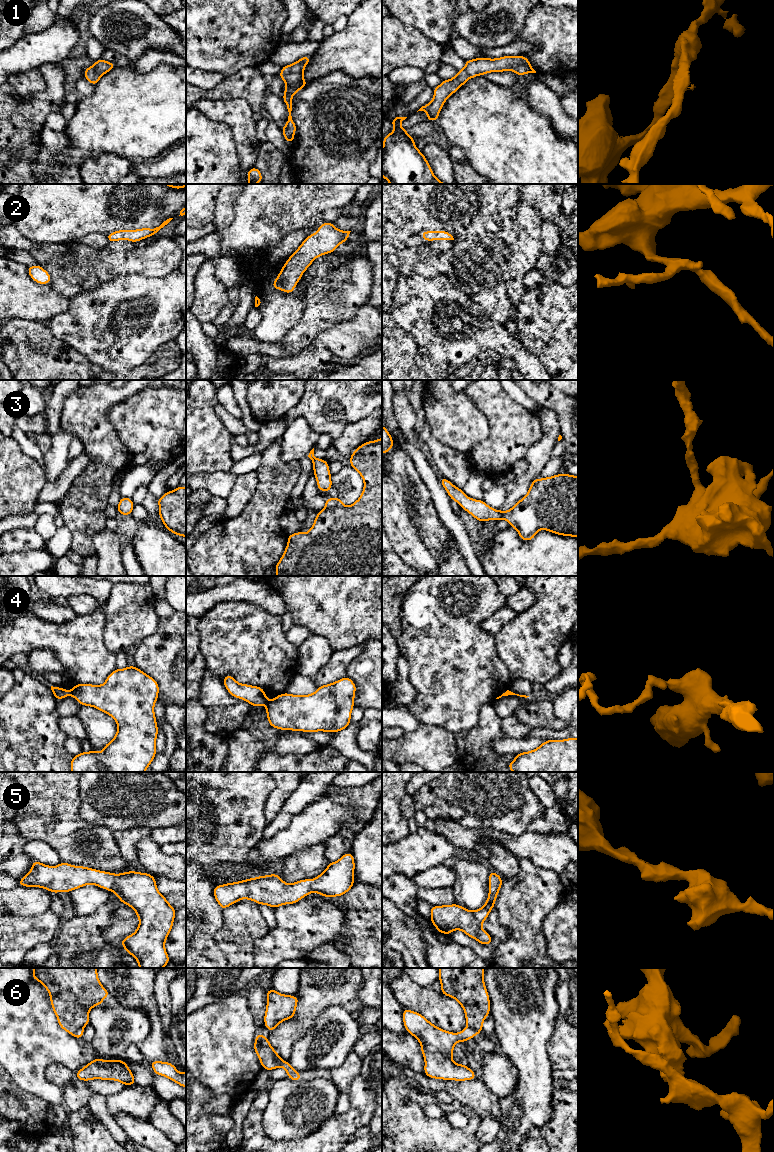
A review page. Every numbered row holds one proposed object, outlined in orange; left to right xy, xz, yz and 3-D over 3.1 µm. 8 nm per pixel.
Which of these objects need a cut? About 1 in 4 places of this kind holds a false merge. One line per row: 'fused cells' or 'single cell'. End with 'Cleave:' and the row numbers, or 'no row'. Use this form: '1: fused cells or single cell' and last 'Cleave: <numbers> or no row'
1: single cell
2: single cell
3: single cell
4: fused cells
5: single cell
6: fused cells
Cleave: 4, 6

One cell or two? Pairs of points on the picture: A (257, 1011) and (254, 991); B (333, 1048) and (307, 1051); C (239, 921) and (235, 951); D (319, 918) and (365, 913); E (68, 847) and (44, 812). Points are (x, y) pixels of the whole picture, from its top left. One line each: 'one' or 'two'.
A: one
B: one
C: one
D: two
E: one

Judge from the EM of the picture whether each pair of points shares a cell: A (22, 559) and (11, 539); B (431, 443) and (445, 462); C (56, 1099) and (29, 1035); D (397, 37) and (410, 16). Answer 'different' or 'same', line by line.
A: different
B: same
C: same
D: different

